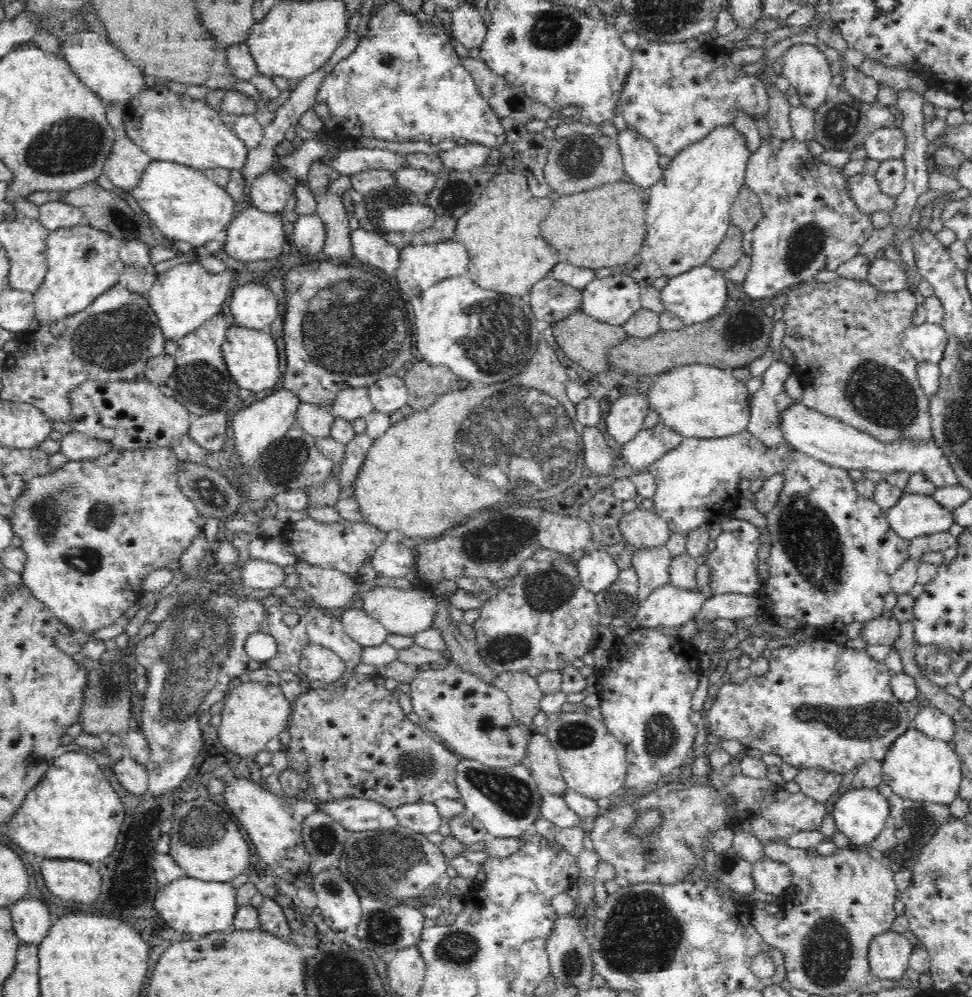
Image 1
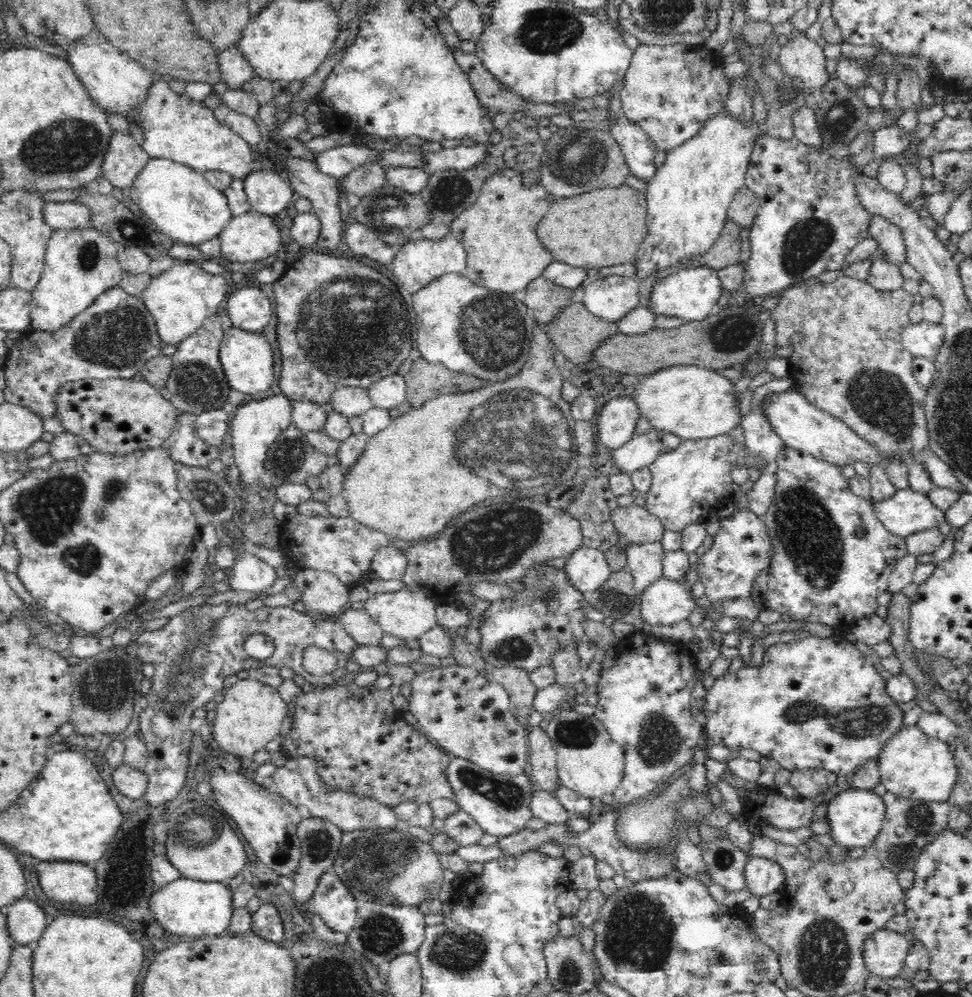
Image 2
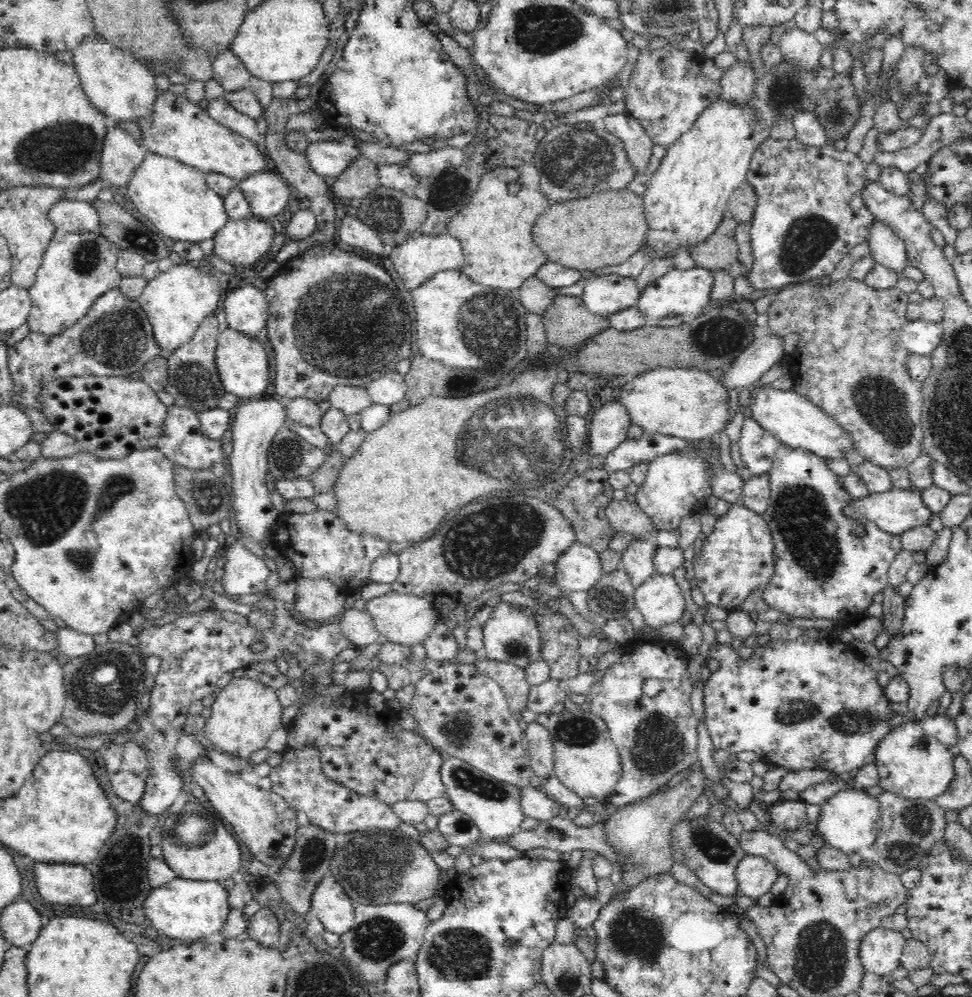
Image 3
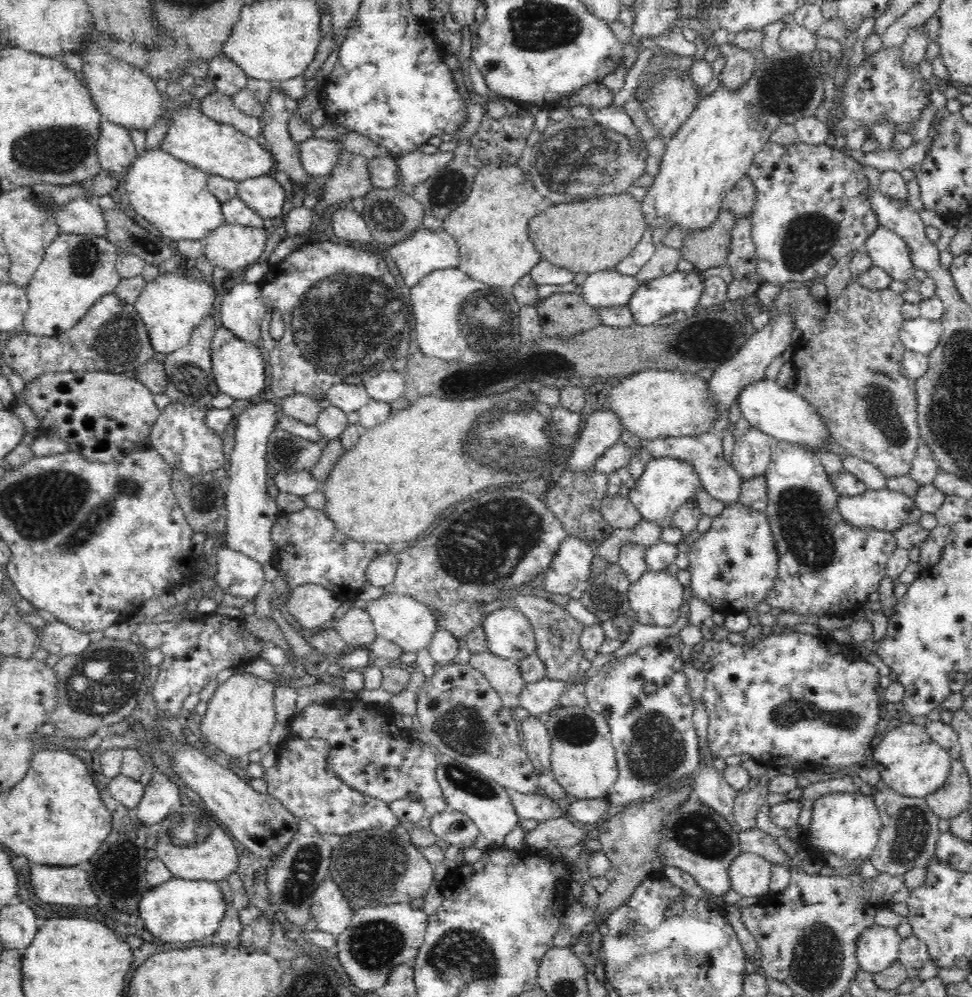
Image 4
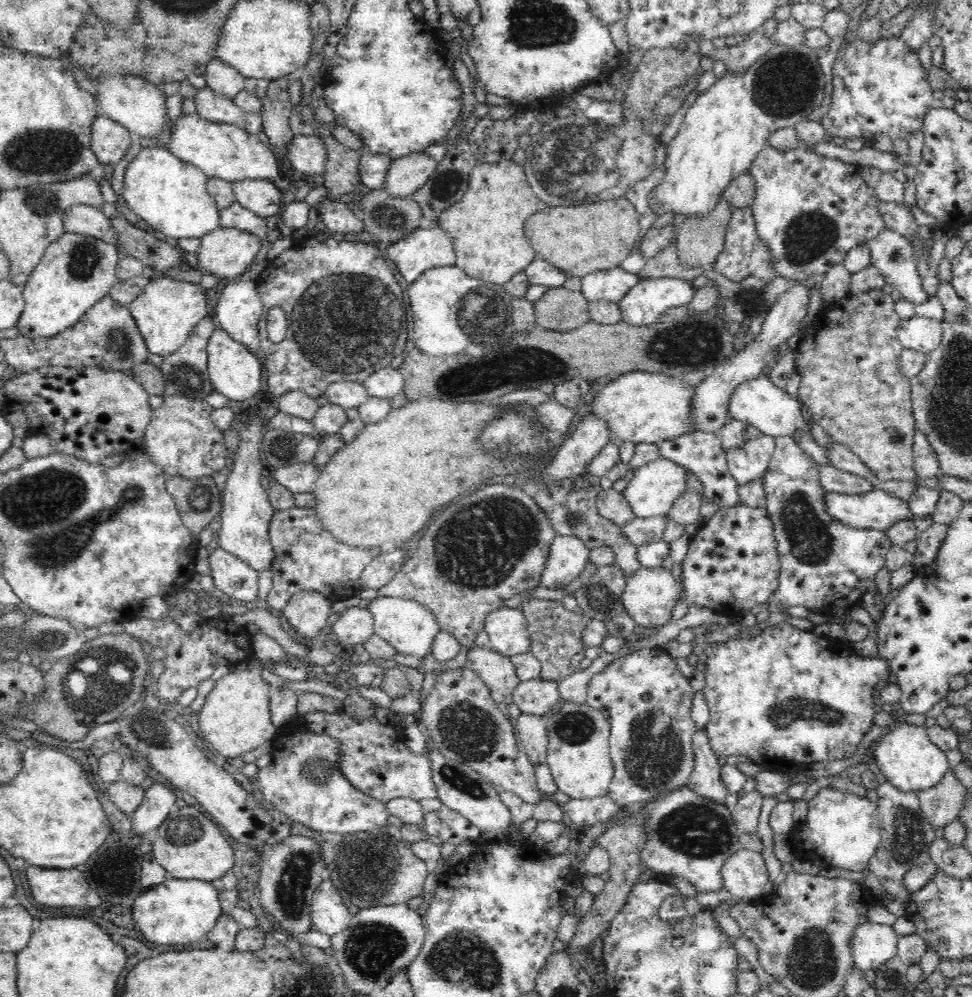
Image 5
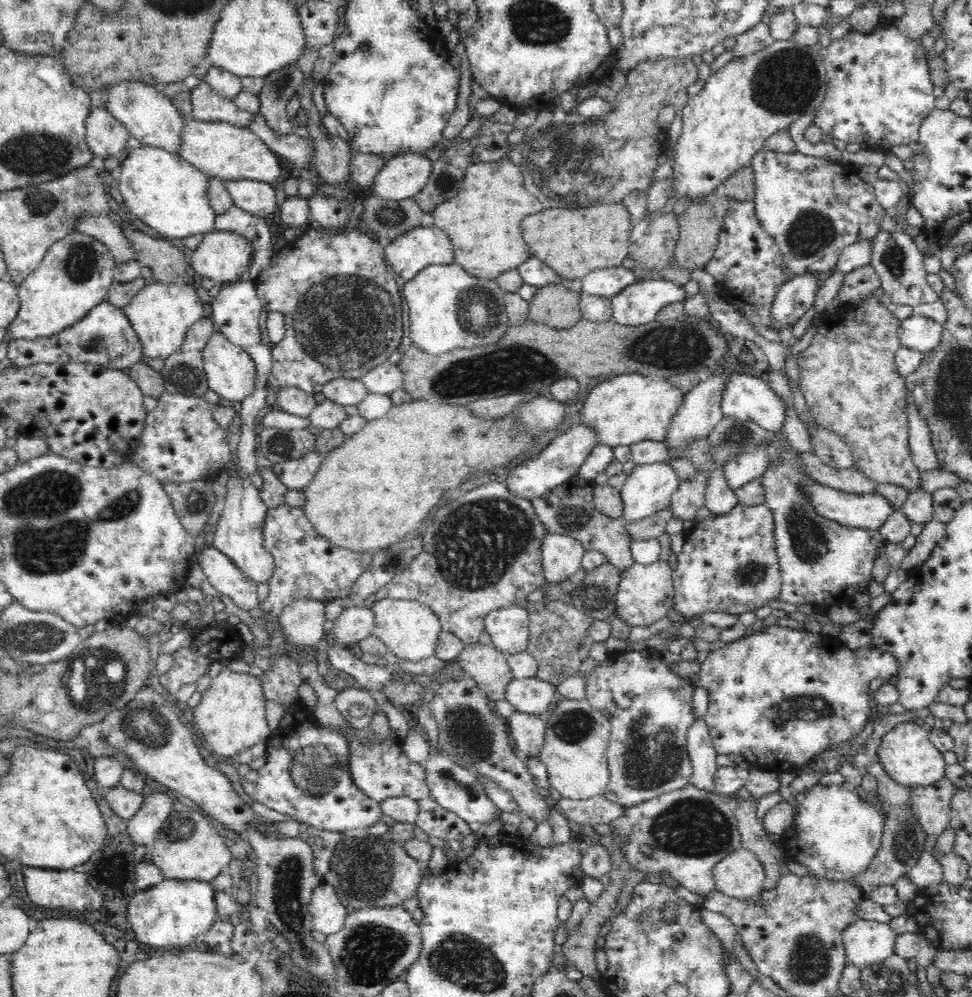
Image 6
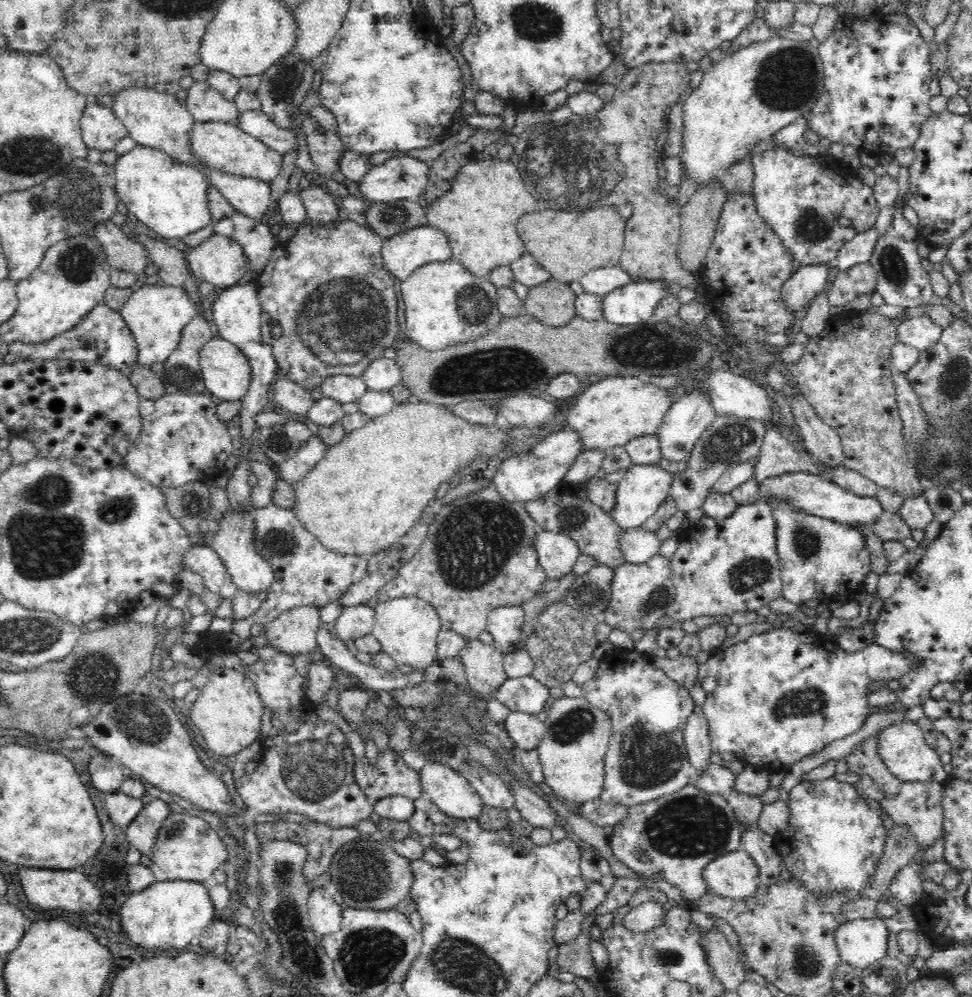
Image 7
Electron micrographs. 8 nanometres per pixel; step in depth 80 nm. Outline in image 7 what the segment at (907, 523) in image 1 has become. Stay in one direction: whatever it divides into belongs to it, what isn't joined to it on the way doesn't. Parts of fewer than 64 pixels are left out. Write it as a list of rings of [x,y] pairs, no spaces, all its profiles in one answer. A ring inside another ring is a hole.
[[[784,472],[776,477],[769,477],[761,484],[761,494],[766,502],[772,498],[790,501],[801,512],[832,520],[833,522],[856,527],[873,527],[885,514],[883,504],[872,496],[858,496],[844,488],[805,472]]]

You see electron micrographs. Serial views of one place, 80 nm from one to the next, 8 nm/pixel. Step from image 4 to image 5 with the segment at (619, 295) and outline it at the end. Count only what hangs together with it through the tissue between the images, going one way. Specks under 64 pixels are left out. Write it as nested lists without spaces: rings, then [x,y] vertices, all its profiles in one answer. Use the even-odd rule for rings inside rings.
[[[620,266],[598,270],[582,278],[581,292],[589,302],[612,302],[618,304],[641,278]]]

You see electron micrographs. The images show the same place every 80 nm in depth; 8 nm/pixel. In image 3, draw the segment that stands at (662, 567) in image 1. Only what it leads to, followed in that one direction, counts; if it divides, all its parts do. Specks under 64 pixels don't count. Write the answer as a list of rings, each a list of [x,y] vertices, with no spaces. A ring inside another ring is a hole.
[[[633,541],[623,551],[623,568],[630,575],[635,588],[657,574],[655,555],[659,550],[655,541]]]

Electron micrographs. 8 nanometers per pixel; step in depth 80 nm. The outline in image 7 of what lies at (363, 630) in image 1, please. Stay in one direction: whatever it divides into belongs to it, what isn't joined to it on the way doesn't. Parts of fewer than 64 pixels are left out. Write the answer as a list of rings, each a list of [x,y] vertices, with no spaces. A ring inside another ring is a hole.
[[[362,604],[344,607],[336,621],[336,638],[342,642],[356,640],[372,633],[375,626],[375,609]]]

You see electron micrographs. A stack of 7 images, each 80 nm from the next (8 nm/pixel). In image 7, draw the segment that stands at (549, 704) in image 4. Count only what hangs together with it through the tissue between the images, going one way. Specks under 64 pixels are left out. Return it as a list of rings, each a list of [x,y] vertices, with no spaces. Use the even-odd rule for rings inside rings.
[[[532,675],[508,679],[493,695],[511,711],[527,712],[543,717],[548,707],[550,687],[536,680]]]

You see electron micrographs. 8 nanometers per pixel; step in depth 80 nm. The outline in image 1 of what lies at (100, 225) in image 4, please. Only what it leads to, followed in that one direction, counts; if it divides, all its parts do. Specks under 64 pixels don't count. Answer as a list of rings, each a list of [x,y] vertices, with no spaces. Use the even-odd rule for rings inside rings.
[[[47,201],[40,206],[39,221],[48,231],[84,224],[82,211],[62,201]]]

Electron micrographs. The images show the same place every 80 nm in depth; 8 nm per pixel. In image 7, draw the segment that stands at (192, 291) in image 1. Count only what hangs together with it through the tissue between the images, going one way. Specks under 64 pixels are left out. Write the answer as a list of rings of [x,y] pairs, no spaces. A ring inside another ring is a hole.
[[[142,284],[131,294],[130,300],[124,304],[120,313],[136,337],[137,362],[147,367],[153,363],[164,364],[166,359],[178,348],[184,328],[190,324],[192,318],[202,314],[184,287],[149,286],[147,284]]]

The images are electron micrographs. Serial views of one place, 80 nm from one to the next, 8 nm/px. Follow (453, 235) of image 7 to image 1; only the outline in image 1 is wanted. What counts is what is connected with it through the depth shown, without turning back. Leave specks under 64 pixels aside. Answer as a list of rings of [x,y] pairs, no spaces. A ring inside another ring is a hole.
[[[504,172],[494,176],[478,202],[458,220],[455,228],[455,240],[461,242],[468,251],[470,262],[466,274],[476,286],[500,294],[524,298],[530,296],[532,287],[540,283],[562,262],[563,254],[556,252],[540,232],[542,220],[552,208],[550,198],[536,198],[530,190],[528,179],[520,173]]]

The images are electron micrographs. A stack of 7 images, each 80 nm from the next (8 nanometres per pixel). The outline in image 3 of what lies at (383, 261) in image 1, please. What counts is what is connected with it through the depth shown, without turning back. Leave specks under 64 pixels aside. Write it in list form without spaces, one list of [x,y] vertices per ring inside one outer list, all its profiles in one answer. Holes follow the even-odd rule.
[[[344,215],[338,226],[339,243],[352,246],[356,250],[364,250],[372,256],[389,258],[392,246],[381,239],[381,235],[367,224],[364,224],[356,215]]]

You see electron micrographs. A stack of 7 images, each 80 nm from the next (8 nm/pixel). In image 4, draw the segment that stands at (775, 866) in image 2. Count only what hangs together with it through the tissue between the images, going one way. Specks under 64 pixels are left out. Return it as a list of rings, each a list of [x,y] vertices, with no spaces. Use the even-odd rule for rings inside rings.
[[[743,852],[730,865],[732,889],[743,896],[760,899],[769,895],[772,880],[772,864],[760,855]]]

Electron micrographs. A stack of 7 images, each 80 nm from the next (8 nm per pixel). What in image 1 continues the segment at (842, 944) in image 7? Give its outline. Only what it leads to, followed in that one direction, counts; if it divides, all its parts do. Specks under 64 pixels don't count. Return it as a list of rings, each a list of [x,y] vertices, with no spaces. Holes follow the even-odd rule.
[[[892,930],[878,934],[870,942],[868,952],[871,975],[876,980],[901,981],[906,970],[910,967],[915,947],[903,934],[898,934]]]

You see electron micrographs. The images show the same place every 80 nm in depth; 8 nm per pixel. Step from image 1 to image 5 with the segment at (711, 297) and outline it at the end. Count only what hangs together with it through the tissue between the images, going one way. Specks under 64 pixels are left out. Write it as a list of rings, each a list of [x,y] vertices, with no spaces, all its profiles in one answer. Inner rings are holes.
[[[684,278],[642,279],[618,305],[624,321],[646,326],[659,322],[668,309],[690,306],[696,292],[694,284]]]

